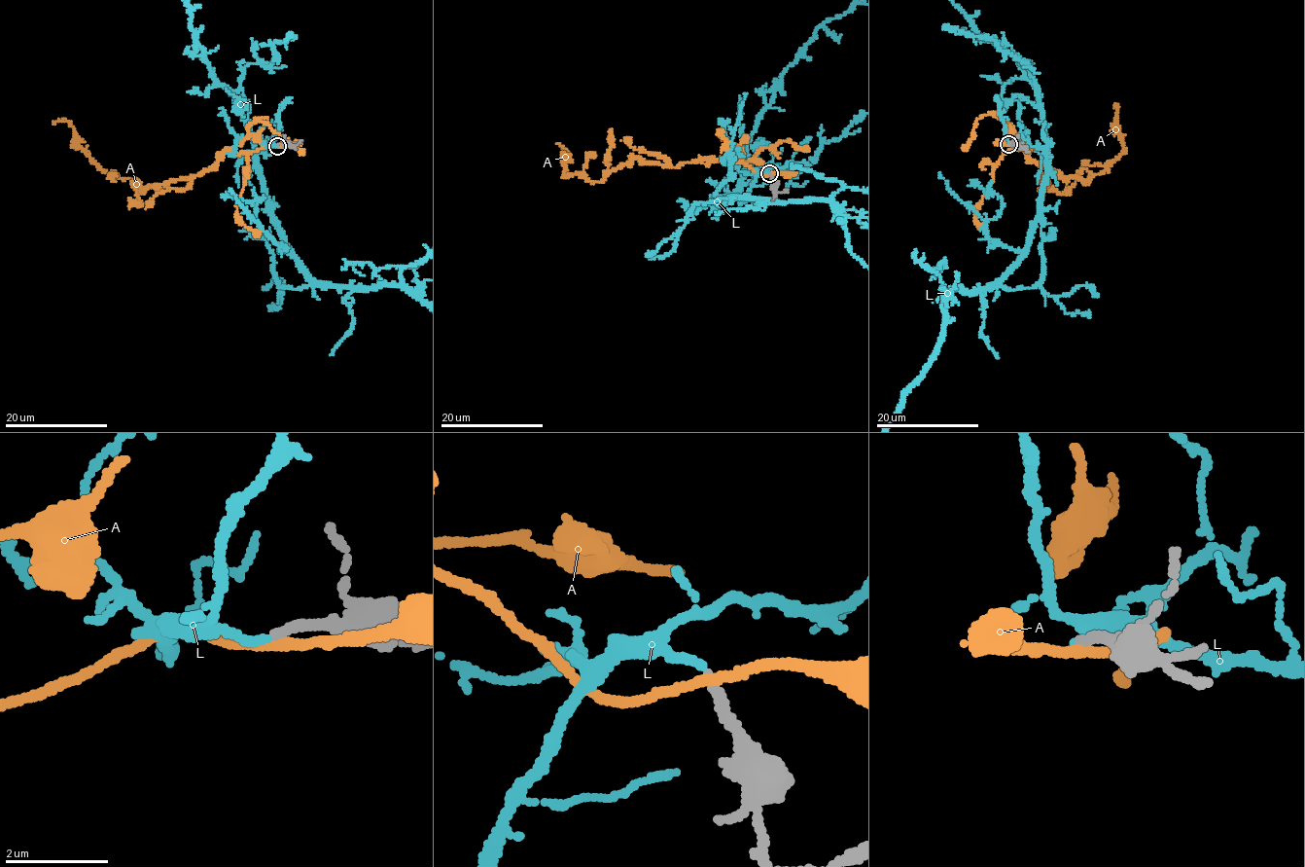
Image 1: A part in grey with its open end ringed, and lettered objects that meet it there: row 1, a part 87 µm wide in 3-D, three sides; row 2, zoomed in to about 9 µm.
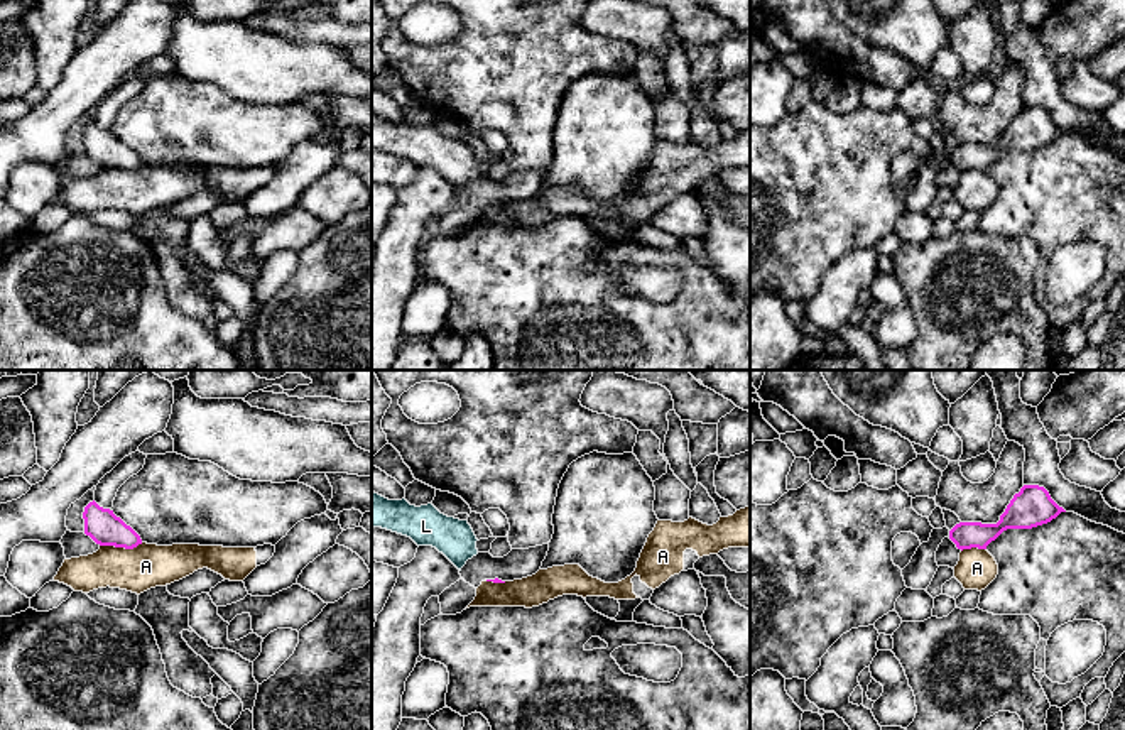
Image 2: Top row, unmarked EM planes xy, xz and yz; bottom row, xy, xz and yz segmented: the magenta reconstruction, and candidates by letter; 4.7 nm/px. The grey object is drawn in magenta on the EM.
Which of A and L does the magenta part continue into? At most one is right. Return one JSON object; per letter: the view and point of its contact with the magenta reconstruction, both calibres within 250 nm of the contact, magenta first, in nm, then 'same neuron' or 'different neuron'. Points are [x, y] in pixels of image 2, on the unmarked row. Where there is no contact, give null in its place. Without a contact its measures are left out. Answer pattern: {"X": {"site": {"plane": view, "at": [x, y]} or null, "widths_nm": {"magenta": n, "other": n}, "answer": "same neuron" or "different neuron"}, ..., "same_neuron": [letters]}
{"A": {"site": {"plane": "xy", "at": [120, 168]}, "widths_nm": {"magenta": 160, "other": 220}, "answer": "different neuron"}, "L": {"site": null, "answer": "same neuron"}, "same_neuron": ["L"]}

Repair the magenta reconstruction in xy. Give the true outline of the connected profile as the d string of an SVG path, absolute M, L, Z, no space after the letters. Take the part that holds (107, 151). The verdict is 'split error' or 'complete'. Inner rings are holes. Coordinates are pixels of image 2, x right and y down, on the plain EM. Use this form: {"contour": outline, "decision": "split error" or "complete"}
{"contour": "M95 122L84 128L83 140L84 155L100 167L133 171L142 166L140 157L130 147Z", "decision": "complete"}

